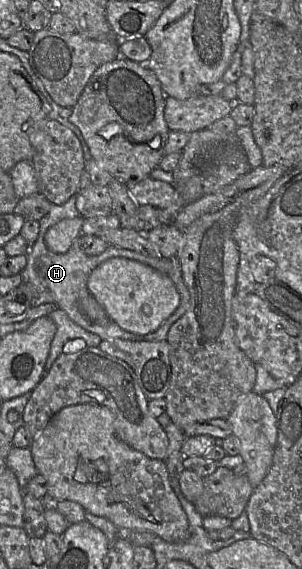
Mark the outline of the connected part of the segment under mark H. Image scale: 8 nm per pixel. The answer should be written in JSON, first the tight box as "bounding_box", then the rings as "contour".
{"bounding_box":[20,195,185,342],"contour":[[[73,195],[66,203],[62,205],[56,205],[52,203],[49,213],[38,221],[40,224],[40,230],[36,242],[27,247],[27,251],[25,253],[27,257],[27,264],[23,271],[20,273],[22,277],[22,283],[32,285],[33,297],[35,297],[36,299],[44,295],[54,295],[55,301],[52,302],[52,304],[54,304],[55,307],[63,310],[74,323],[76,323],[83,329],[98,335],[102,340],[118,338],[127,340],[145,340],[152,342],[166,341],[167,334],[171,325],[185,312],[185,304],[183,300],[180,301],[180,305],[176,309],[176,311],[160,326],[157,331],[154,331],[147,335],[139,335],[128,332],[122,329],[112,320],[106,325],[95,324],[81,312],[79,308],[80,294],[83,290],[85,290],[85,288],[87,288],[87,280],[91,272],[98,265],[110,258],[115,257],[128,258],[141,262],[143,264],[147,264],[148,258],[156,257],[150,257],[133,250],[110,244],[106,248],[106,250],[99,255],[87,255],[80,249],[78,238],[74,241],[73,245],[66,253],[55,253],[50,251],[44,240],[47,230],[63,219],[75,218],[78,216],[79,212],[76,208],[76,195]]]}

